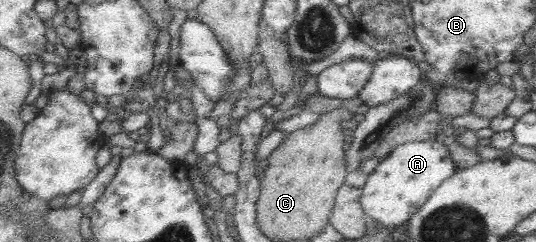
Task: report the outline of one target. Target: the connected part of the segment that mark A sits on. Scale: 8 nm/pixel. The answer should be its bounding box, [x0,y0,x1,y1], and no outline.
[361,139,456,226]

